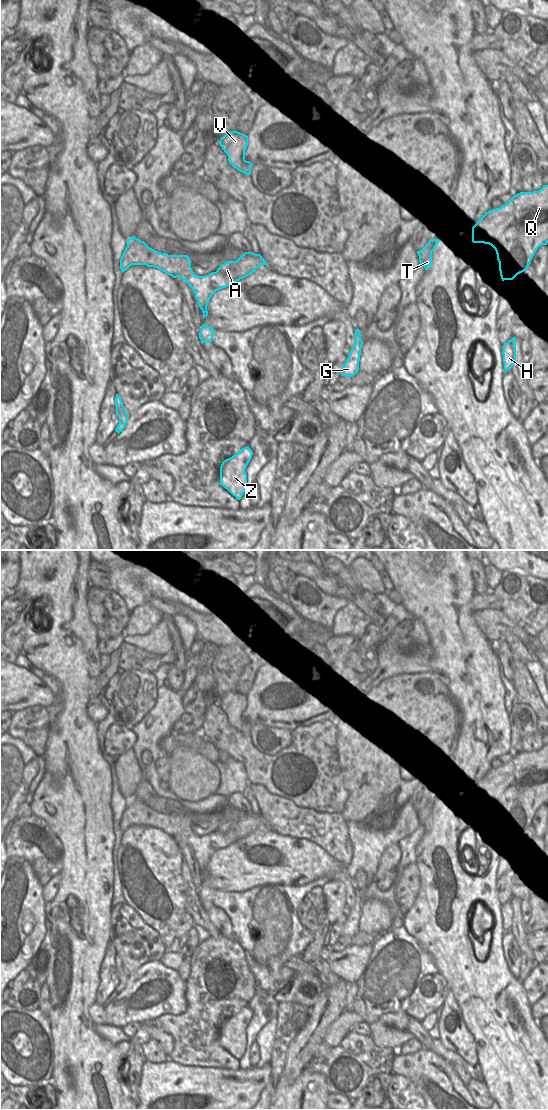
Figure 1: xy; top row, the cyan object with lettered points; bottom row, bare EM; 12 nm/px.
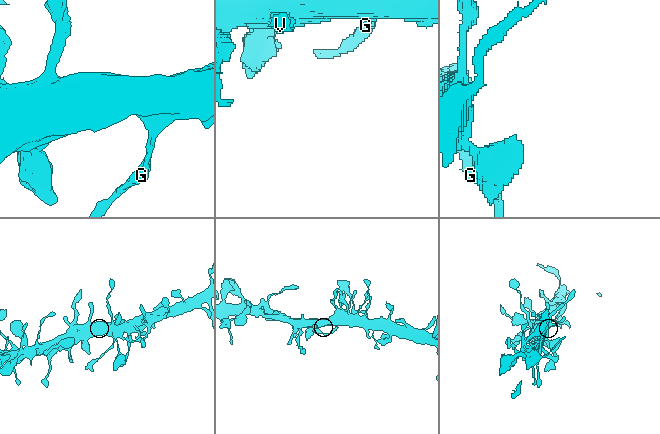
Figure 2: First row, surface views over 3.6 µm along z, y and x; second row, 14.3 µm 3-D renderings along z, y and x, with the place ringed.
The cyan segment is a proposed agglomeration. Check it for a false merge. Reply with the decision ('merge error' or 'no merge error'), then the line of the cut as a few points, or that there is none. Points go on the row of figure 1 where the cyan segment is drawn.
no merge error | no cut

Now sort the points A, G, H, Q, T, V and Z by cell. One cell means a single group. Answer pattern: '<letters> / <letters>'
A G H Q T V Z

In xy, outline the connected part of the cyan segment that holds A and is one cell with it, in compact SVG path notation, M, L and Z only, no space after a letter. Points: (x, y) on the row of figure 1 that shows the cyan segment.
M135 236L127 239L127 247L120 259L120 269L124 272L132 265L154 267L173 278L185 280L195 294L203 319L208 316L207 306L216 291L247 277L261 265L268 266L260 254L245 252L237 261L226 261L216 272L198 276L191 268L189 256L158 252Z

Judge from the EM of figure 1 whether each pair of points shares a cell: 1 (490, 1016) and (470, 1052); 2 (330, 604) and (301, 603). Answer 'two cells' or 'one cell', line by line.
1: two cells
2: one cell

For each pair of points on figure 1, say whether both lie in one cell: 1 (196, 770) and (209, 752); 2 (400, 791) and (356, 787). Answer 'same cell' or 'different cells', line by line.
1: different cells
2: same cell

